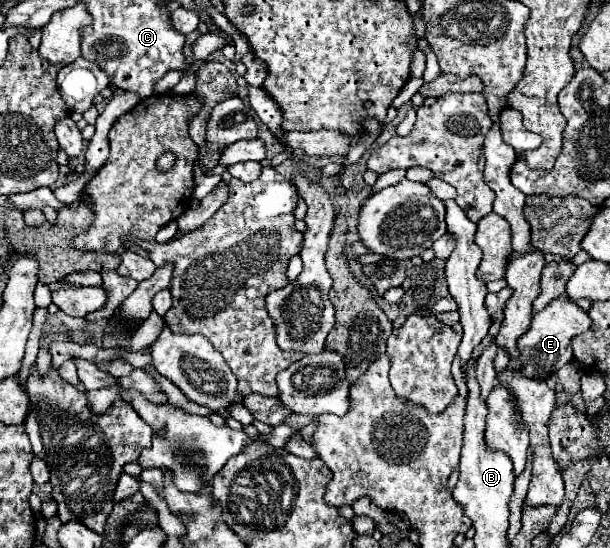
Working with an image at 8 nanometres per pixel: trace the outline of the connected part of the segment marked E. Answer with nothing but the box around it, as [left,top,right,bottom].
[519,296,591,378]

